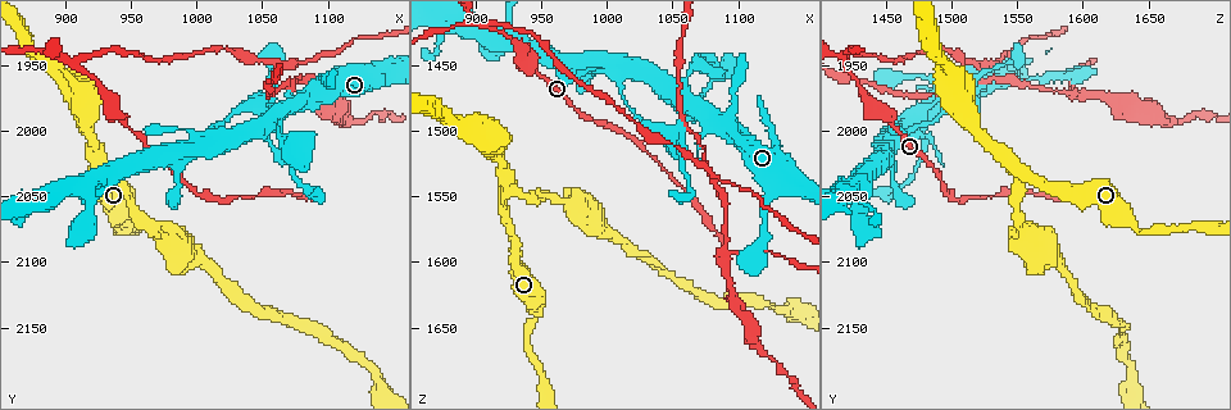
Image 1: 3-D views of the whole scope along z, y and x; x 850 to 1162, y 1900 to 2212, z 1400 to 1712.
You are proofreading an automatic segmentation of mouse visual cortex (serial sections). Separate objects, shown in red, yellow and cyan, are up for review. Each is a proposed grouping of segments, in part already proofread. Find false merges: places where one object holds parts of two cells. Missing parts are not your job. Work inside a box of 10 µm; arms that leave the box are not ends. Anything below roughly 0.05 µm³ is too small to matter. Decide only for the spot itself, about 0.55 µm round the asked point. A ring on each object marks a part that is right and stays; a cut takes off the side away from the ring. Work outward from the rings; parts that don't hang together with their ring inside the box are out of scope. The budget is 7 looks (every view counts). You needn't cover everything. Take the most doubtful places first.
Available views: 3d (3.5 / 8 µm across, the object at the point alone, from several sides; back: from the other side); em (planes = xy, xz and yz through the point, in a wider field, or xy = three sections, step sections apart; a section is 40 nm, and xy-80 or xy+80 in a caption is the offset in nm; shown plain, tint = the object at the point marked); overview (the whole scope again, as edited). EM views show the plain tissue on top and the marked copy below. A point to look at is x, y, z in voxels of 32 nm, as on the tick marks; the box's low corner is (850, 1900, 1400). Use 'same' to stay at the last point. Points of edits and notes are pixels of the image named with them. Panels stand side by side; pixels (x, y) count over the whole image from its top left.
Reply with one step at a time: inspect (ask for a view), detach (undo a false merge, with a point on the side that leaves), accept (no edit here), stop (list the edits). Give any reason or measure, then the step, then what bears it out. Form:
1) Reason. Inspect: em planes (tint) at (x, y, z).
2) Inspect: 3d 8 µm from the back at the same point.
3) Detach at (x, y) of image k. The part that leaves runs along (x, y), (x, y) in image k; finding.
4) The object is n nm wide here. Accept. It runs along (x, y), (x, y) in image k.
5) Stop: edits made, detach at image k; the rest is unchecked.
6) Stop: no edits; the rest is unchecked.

Arms run side by side. Inspect: 3d 3.5 µm from the back at (910, 1952, 1422).

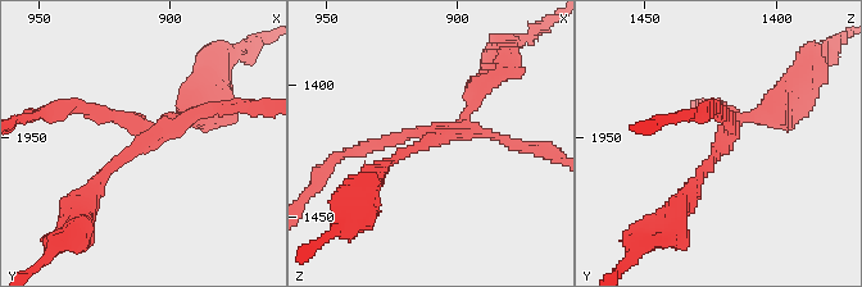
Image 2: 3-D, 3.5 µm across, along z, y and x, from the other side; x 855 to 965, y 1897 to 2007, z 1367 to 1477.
4 arms meet here; the arms are 150, 150, 150, 200 nm wide; shape alone is not enough. Inspect: em planes (tint) at (911, 1953, 1422).

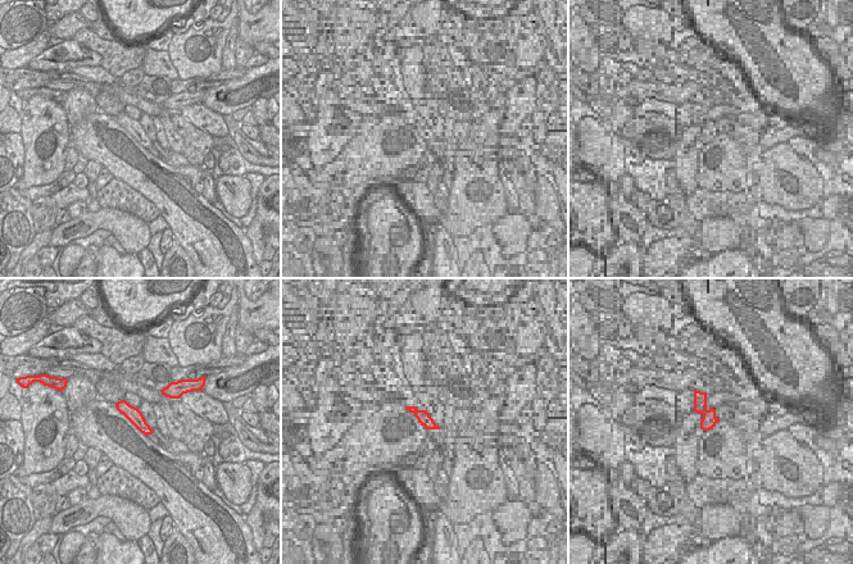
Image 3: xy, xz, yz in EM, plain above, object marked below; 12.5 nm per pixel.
Detach at (516, 145) of image 2. The part that leaves runs along (425, 133), (338, 155), (322, 176) in image 2; a second cell is stuck on.

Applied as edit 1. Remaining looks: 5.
Redraw. Inspect: overview.

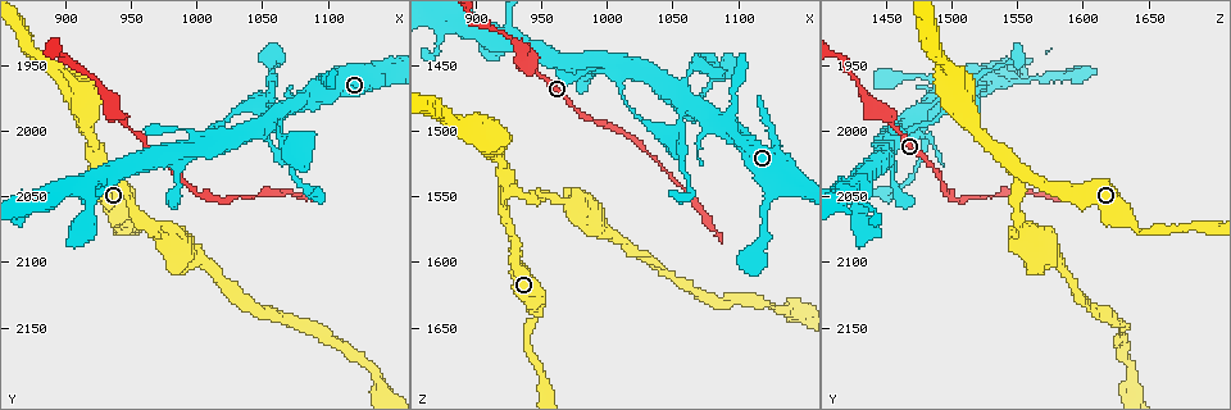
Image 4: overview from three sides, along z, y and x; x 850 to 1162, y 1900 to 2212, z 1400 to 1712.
Three arms meet. Inspect: 3d 3.5 µm at (926, 2026, 1544).

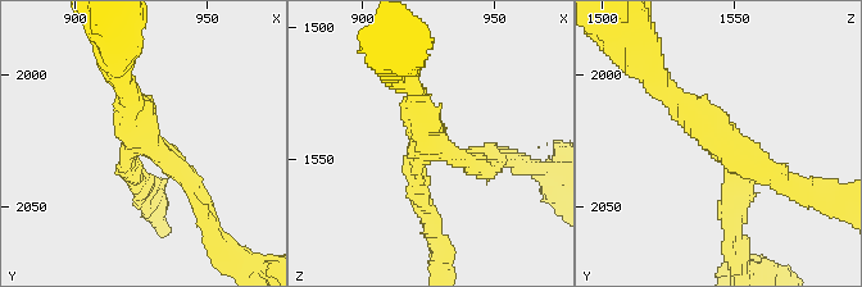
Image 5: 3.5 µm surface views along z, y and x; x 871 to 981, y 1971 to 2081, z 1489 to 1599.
3 arms meet here; the arms are 250, 250, 300 nm wide. Inspect: em xy step 3 (tint) at (924, 2026, 1545).

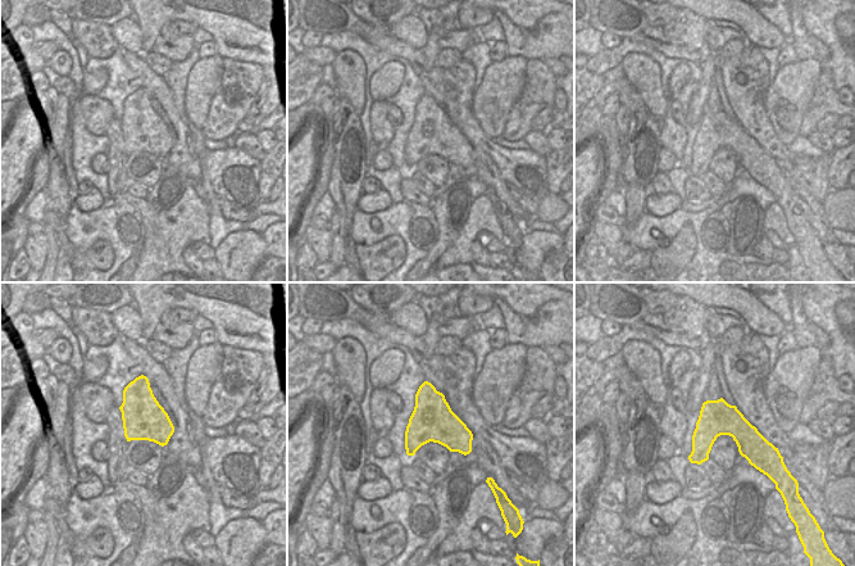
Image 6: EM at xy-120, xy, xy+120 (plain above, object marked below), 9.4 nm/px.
Accept. It runs along (426, 209), (418, 150), (485, 167) in image 5; one cell here.

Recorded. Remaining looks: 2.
Calibre changes. Inspect: 3d 3.5 µm at (1056, 1972, 1496).

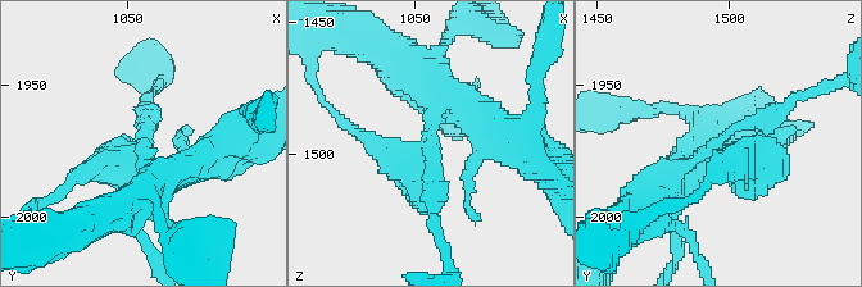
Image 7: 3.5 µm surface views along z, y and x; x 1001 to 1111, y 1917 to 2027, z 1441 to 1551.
Shape alone is not enough. Inspect: em xy step 5 (tint) at (1057, 1972, 1496).

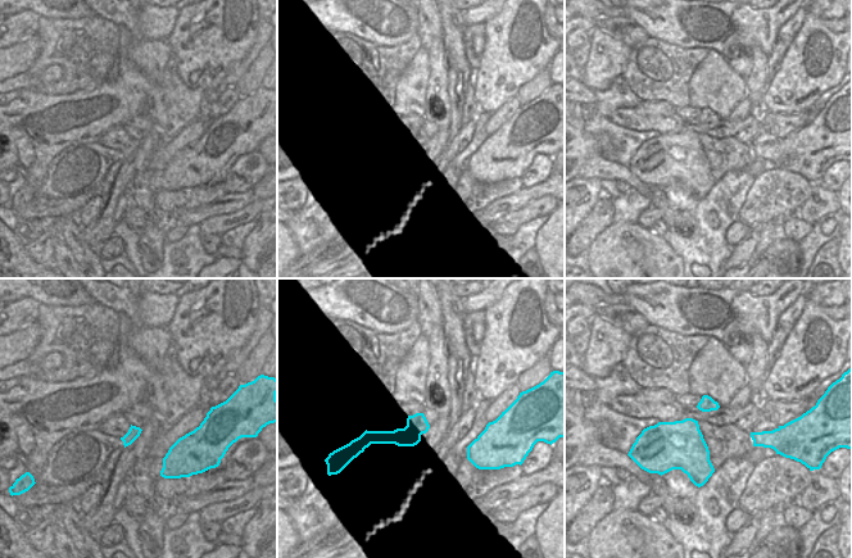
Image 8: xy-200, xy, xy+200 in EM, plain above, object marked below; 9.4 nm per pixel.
The object is 200 nm wide here. Detach at (788, 105) of image 7. The part that leaves runs along (747, 126), (842, 82) in image 7; a second cell is stuck on.

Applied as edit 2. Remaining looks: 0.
Stop: edits made, detach at image 2, detach at image 7; the rest is unchecked.

